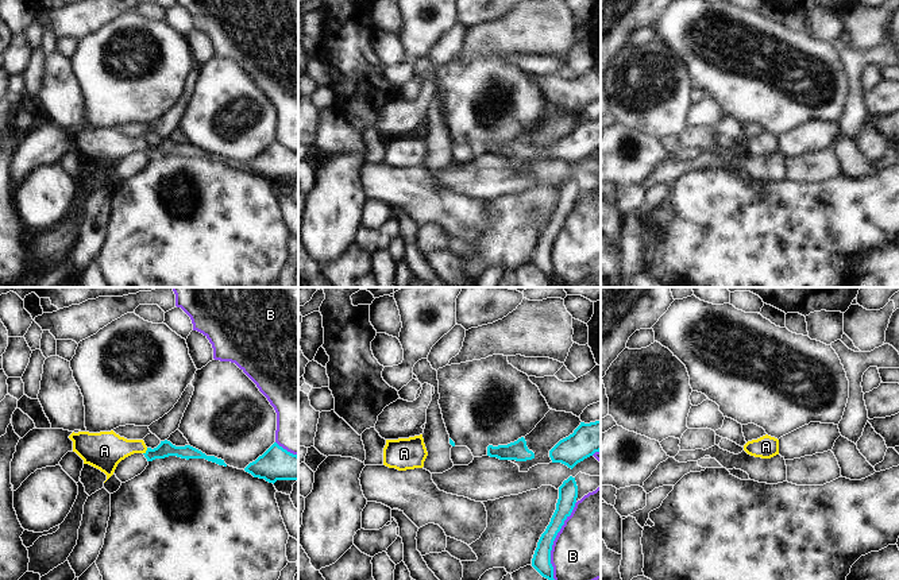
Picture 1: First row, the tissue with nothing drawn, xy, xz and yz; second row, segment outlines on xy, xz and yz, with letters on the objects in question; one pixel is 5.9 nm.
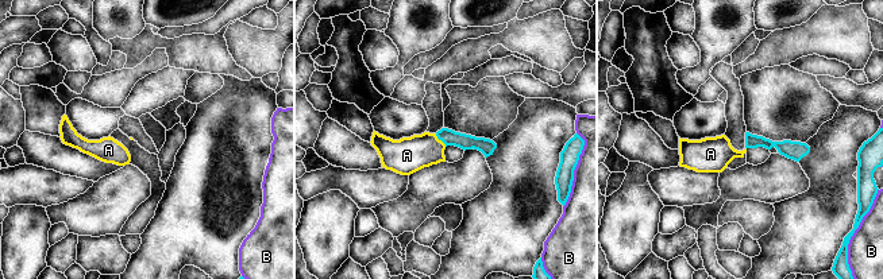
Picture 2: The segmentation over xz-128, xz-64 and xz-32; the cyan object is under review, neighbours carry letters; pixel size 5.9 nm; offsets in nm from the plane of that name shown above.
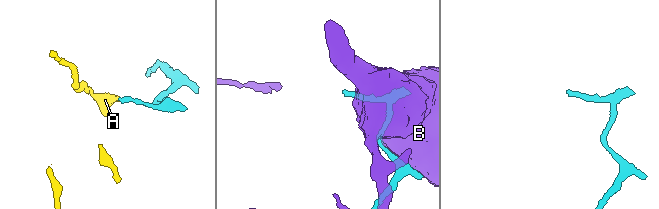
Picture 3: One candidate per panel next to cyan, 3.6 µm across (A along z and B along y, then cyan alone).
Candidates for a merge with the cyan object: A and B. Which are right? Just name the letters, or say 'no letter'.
A

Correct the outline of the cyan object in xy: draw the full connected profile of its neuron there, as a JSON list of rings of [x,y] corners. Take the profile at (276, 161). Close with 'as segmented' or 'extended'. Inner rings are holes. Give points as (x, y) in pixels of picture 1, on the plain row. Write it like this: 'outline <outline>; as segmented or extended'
outline [[[274,140],[244,169],[273,182],[277,178],[298,178],[298,154]]]; as segmented

